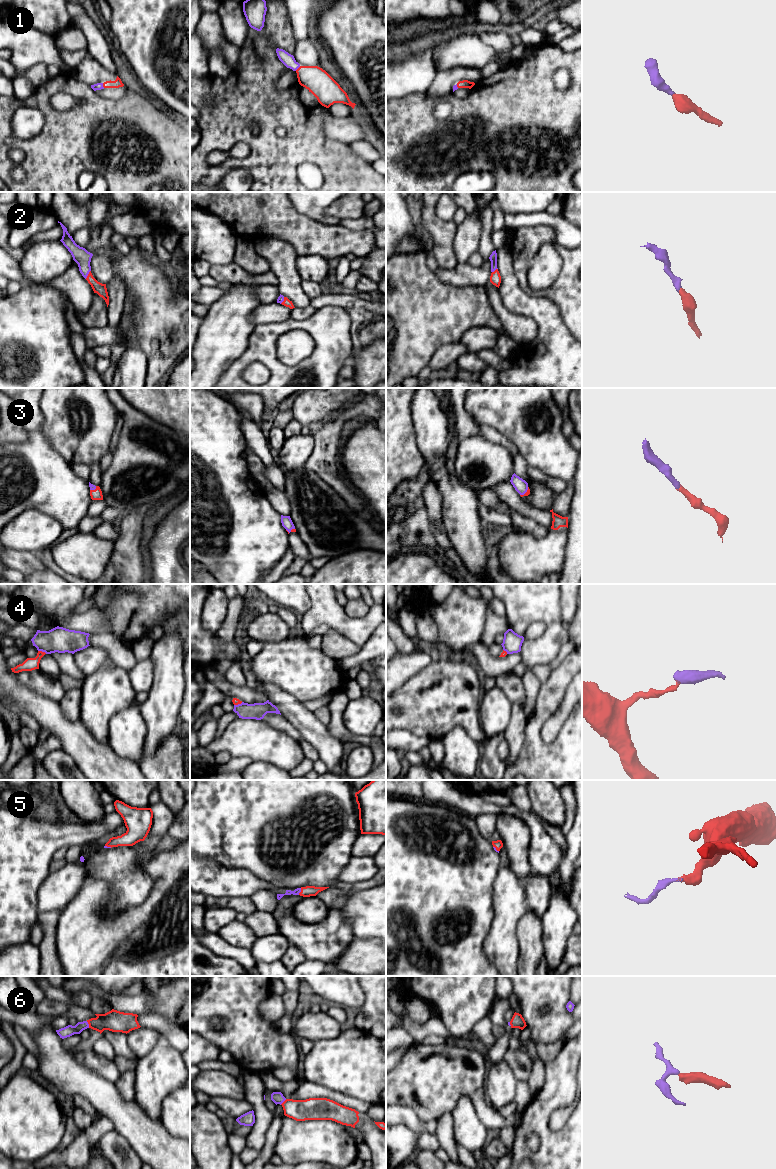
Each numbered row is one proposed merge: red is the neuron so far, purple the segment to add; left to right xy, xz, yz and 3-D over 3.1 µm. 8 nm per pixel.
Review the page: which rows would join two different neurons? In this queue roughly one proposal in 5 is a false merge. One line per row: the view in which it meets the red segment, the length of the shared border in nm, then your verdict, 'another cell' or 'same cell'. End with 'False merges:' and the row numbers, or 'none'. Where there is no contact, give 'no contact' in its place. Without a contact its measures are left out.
1: xy | 40 nm | same cell
2: xy | 80 nm | same cell
3: yz | 100 nm | same cell
4: xy | 80 nm | another cell
5: xz | 60 nm | same cell
6: xy | 60 nm | same cell
False merges: 4

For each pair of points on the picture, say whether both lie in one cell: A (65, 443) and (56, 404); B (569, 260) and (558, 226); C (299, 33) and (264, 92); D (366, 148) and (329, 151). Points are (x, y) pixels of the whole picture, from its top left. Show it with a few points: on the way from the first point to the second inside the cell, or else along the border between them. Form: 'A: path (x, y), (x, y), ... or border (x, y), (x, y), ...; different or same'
A: path (65, 433), (65, 414); same
B: border (552, 228), (556, 239), (571, 249); different
C: border (287, 17), (296, 41); different
D: border (329, 138), (346, 142), (355, 154), (370, 162); different

